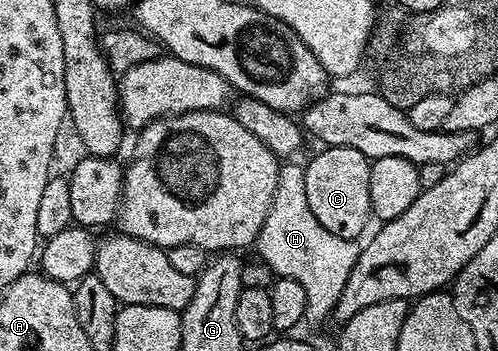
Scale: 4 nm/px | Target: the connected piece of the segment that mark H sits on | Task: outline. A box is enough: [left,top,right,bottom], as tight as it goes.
[255,163,361,325]

